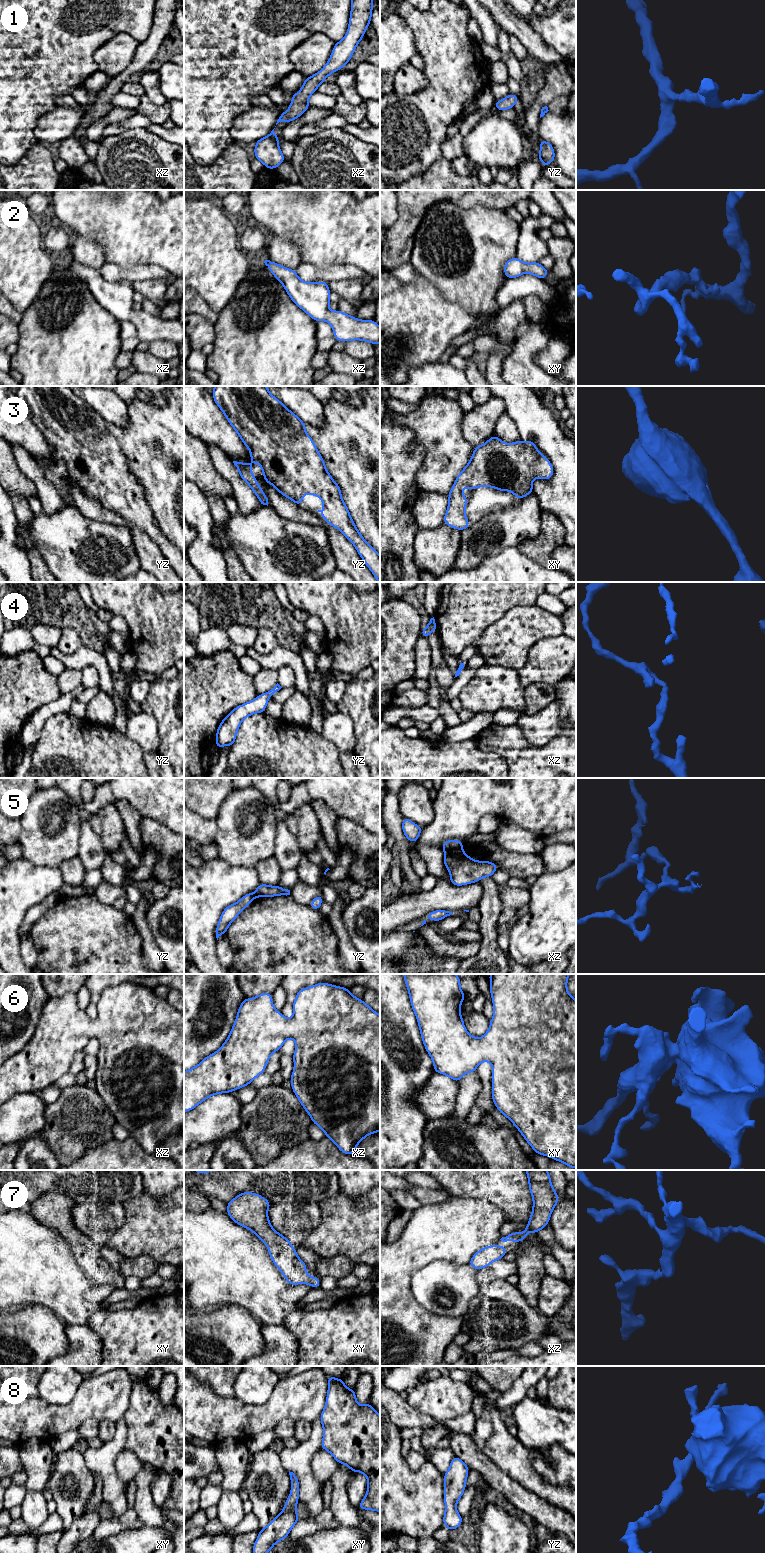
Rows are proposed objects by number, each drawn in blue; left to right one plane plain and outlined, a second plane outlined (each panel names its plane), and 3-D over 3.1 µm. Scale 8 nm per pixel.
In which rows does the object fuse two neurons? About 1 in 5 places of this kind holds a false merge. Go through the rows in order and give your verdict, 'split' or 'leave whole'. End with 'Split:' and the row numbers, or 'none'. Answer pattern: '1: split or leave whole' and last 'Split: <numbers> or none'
1: leave whole
2: leave whole
3: leave whole
4: leave whole
5: split
6: leave whole
7: leave whole
8: leave whole
Split: 5

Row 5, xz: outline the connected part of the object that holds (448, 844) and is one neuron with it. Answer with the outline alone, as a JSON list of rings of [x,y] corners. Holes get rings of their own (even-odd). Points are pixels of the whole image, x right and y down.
[[[446,840],[442,844],[444,850],[451,848],[460,848],[462,846],[463,846],[463,842],[460,840]]]

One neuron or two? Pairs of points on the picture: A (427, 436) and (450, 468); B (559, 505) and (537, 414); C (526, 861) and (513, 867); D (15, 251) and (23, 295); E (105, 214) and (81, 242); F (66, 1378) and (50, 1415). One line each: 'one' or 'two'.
A: one
B: one
C: one
D: one
E: two
F: two

